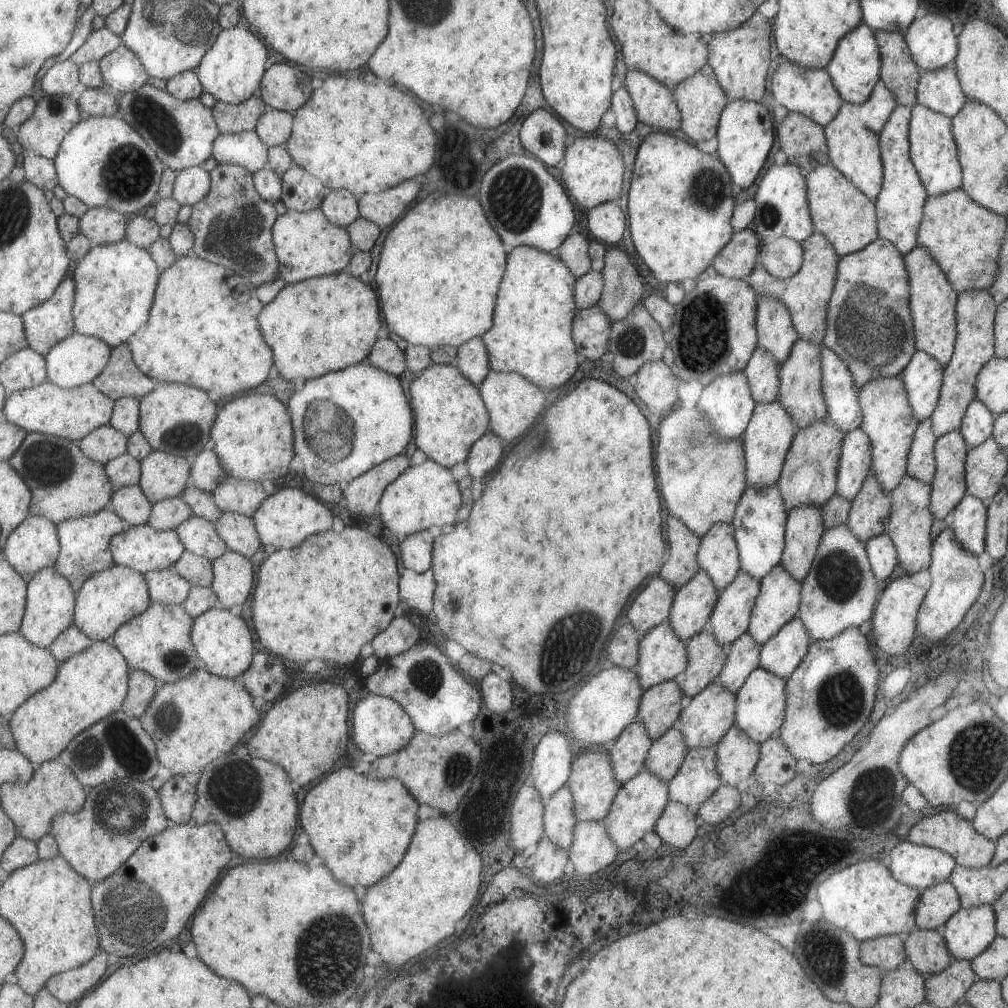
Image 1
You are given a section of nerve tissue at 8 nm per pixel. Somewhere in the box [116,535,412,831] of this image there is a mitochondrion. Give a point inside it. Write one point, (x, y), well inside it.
(233, 786)

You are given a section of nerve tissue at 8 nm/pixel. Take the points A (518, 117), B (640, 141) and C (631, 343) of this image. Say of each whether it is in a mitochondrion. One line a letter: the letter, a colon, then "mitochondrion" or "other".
A: other
B: other
C: mitochondrion

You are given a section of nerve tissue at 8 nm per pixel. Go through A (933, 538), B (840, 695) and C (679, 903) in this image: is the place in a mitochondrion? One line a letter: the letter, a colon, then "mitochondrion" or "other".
A: other
B: mitochondrion
C: other

